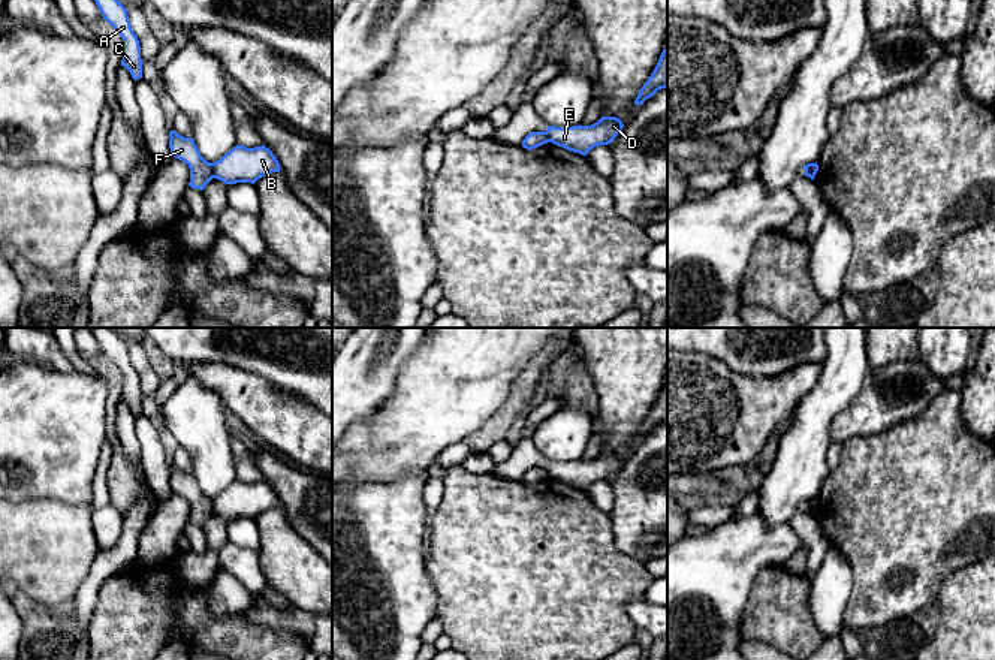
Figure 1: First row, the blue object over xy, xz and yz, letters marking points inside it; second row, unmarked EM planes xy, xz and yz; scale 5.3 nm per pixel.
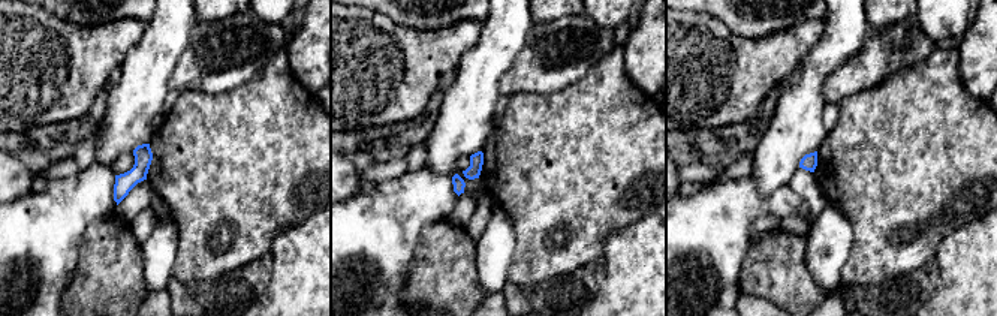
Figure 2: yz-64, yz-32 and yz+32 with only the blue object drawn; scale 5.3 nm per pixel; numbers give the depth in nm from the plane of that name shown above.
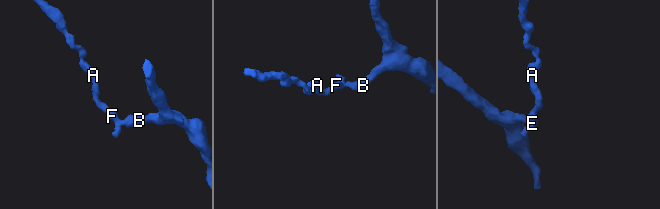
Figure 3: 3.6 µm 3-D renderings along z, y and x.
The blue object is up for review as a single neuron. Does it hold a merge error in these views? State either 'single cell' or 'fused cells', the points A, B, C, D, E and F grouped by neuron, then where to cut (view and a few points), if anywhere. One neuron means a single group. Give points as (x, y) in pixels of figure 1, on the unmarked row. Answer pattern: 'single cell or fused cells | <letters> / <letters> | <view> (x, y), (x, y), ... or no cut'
fused cells | A C F / B D E | xy (211, 499), (213, 512)

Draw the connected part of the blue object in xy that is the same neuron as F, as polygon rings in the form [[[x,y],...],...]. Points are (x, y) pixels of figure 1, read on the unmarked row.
[[[175,465],[169,467],[169,473],[172,492],[183,495],[190,503],[189,521],[203,525],[205,521],[212,515],[212,498],[206,497],[200,491],[193,473],[184,473]]]

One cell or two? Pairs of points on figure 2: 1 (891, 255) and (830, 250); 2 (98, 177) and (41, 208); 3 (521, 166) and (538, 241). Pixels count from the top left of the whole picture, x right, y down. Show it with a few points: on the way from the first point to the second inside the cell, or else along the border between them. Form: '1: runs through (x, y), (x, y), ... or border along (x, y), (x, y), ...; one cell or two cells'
1: border along (846, 217), (852, 249), (840, 283); two cells
2: runs through (84, 190), (65, 208), (54, 208); one cell
3: runs through (538, 184), (538, 223); one cell

